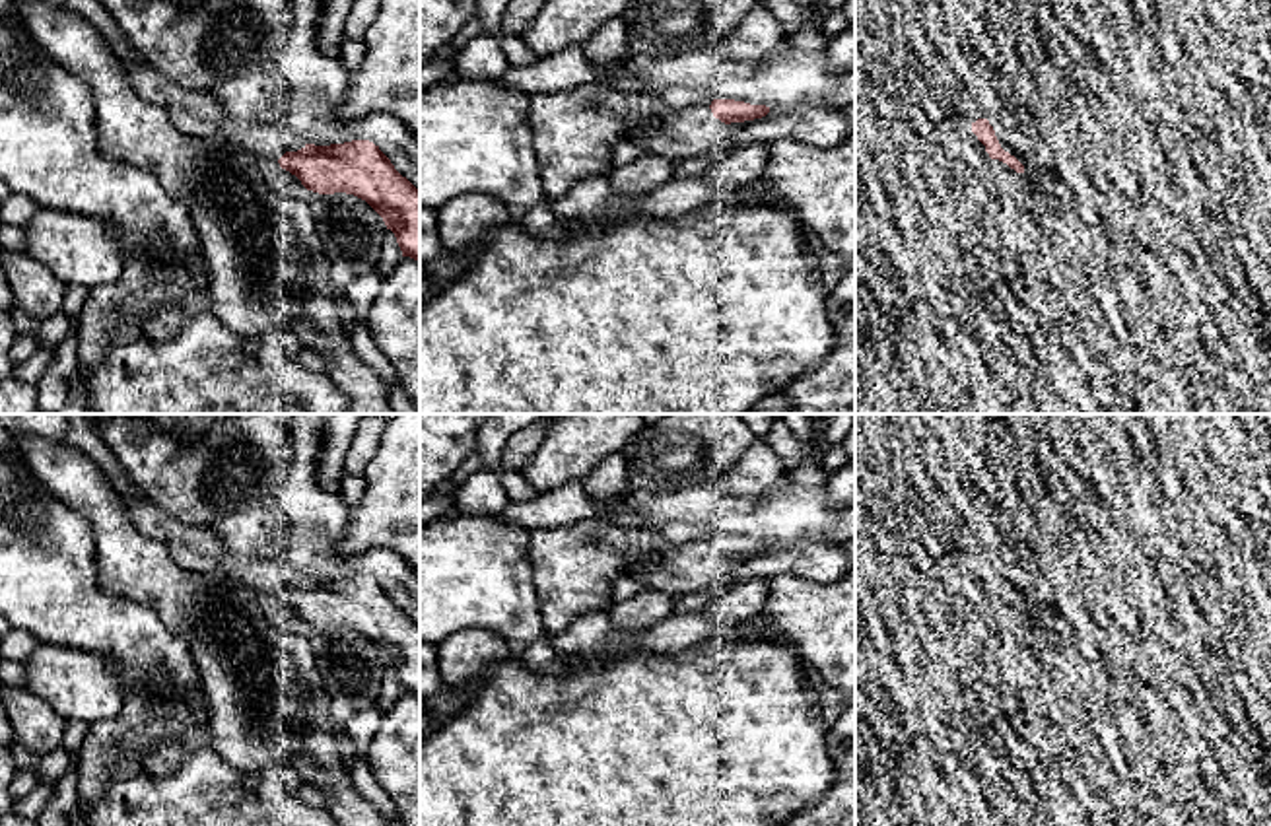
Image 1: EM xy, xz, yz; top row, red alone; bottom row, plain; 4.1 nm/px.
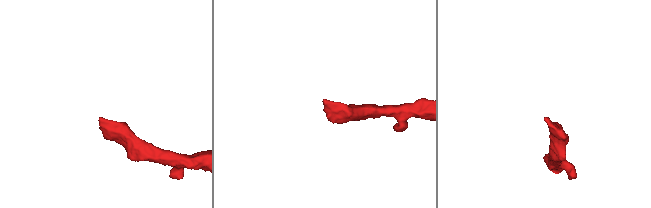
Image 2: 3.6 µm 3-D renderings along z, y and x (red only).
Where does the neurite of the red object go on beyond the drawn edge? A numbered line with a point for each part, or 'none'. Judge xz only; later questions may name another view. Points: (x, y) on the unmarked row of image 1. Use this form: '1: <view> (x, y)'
1: xz (692, 568)

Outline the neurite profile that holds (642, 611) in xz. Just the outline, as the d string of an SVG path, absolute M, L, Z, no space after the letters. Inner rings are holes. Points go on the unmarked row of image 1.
M645 587L626 601L612 602L606 614L618 630L641 632L672 616L680 599L682 597Z

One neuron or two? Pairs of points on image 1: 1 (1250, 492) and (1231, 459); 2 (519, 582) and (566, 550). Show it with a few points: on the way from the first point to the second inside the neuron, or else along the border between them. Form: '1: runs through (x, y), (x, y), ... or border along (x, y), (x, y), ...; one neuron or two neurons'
1: runs through (1248, 484), (1248, 477), (1238, 467); one neuron
2: border along (529, 531), (533, 589), (543, 617); two neurons

